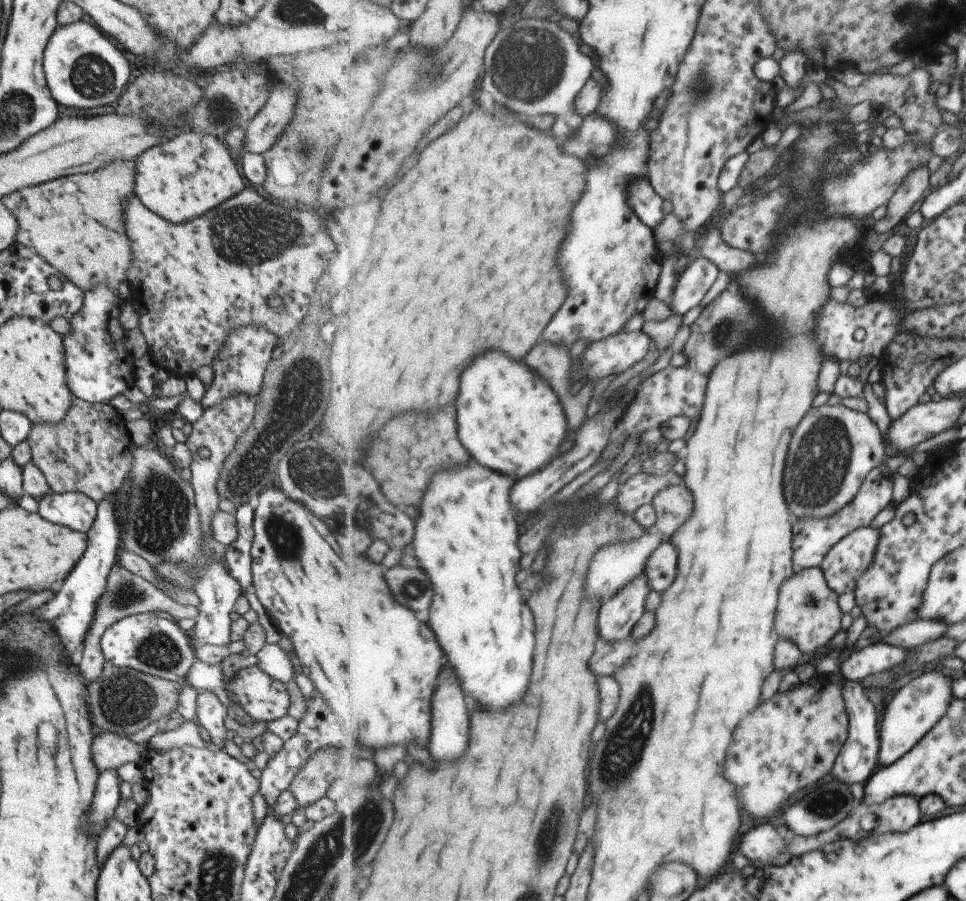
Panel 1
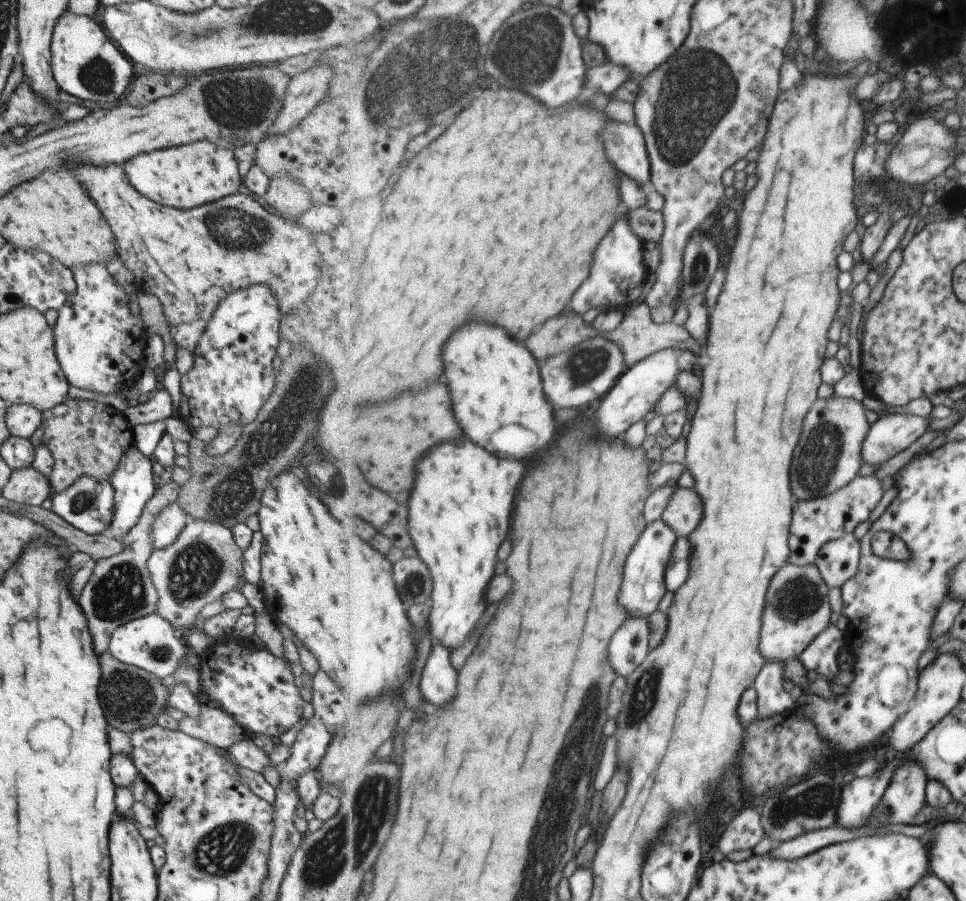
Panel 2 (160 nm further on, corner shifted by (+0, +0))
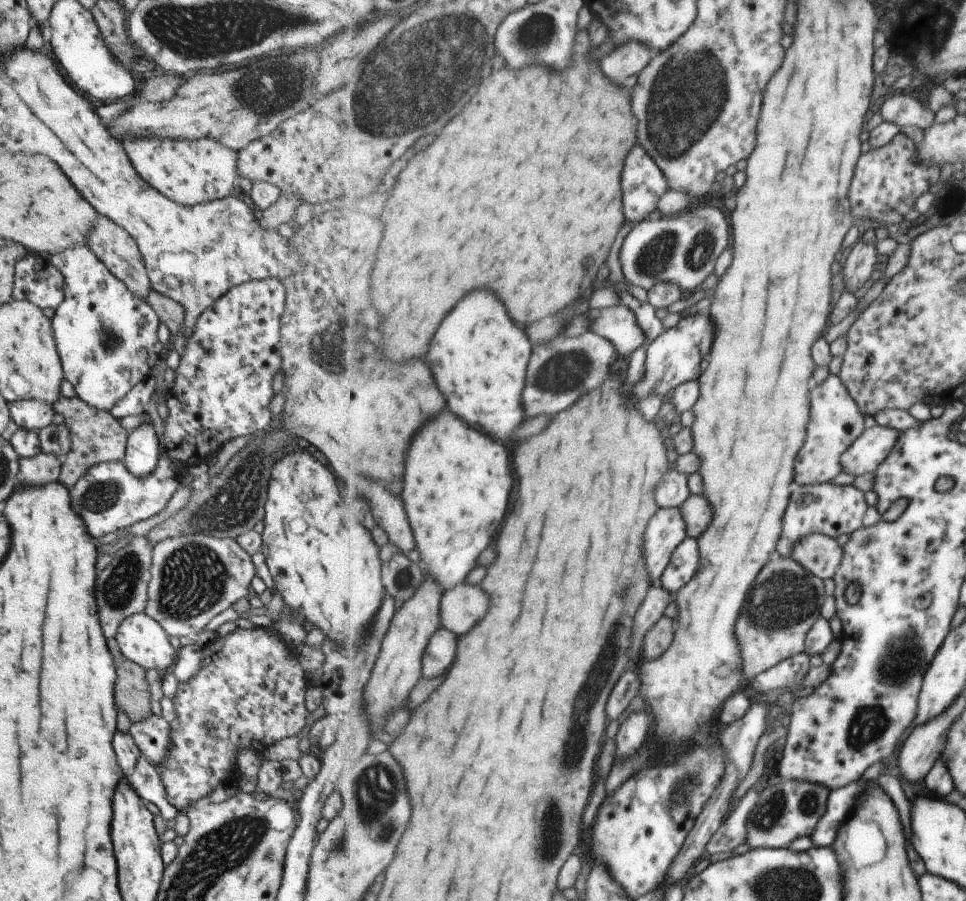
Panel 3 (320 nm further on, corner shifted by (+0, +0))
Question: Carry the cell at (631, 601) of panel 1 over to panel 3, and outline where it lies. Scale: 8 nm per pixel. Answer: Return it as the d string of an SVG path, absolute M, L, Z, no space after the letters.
M680 508L660 509L649 523L645 558L653 585L661 585L661 575L672 562L677 547L688 537L688 524Z

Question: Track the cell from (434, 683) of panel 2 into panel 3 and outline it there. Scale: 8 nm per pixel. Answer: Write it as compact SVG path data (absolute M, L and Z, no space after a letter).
M441 628L431 638L431 644L425 652L425 664L423 664L425 678L437 678L445 674L453 664L455 654L457 654L457 636L451 630Z

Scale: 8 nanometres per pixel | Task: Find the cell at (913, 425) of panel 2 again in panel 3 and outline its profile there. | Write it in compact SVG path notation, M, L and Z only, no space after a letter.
M875 425L868 428L847 451L844 452L844 472L855 476L875 473L891 454L897 439L903 432L891 427Z

